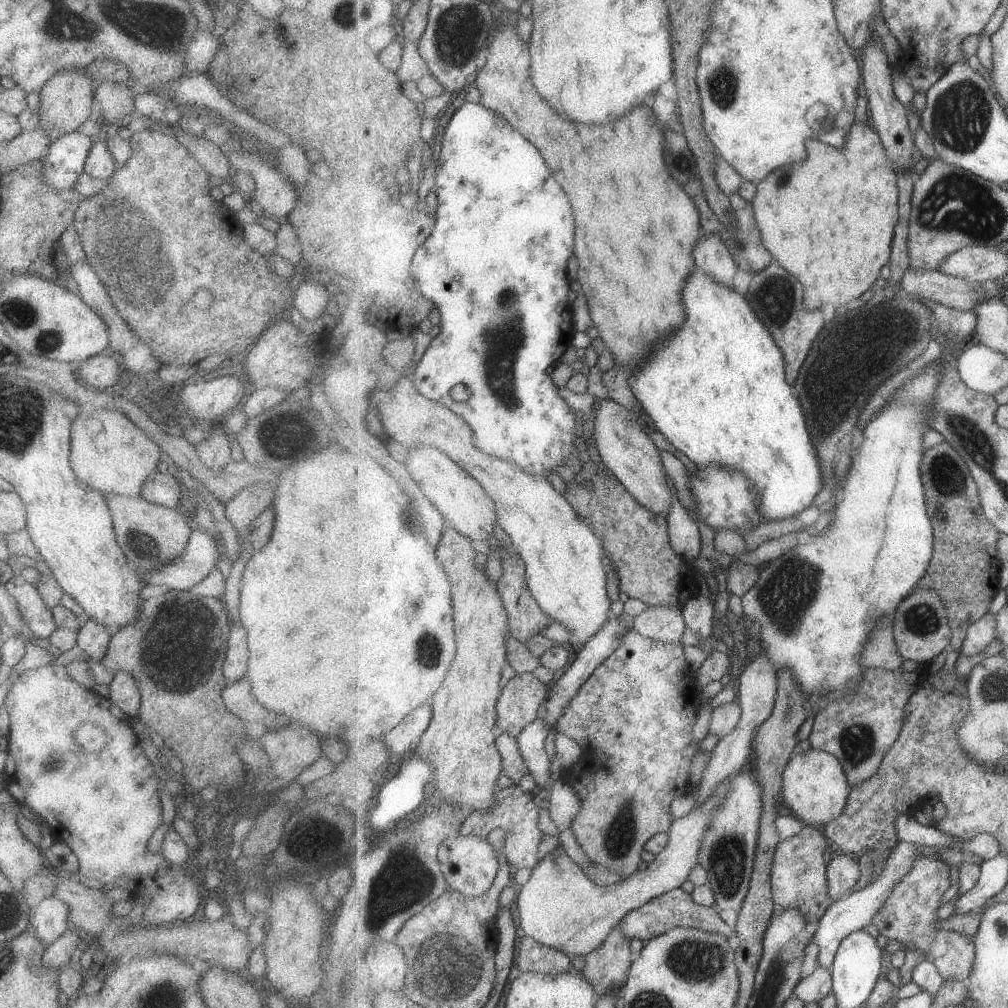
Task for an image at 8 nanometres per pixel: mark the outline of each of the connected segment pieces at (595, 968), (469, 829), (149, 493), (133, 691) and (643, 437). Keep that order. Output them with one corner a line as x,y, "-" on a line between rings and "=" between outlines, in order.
617,926
603,942
603,946
583,957
584,966
581,972
598,994
621,988
627,983
634,959
629,948
631,940
=
513,785
503,791
497,791
497,804
489,812
477,810
477,812
467,815
458,833
460,835
486,836
495,828
502,829
505,832
503,854
511,866
513,875
521,868
534,870
540,864
537,860
541,859
542,856
537,854
540,854
539,844
545,838
541,828
537,826
537,822
541,820
539,818
539,809
542,806
540,800
540,798
529,796
527,792
523,792
517,785
=
154,471
142,487
140,497
146,502
176,509
179,506
183,489
168,472
=
117,672
108,686
110,702
113,702
125,716
135,717
140,708
140,696
135,678
127,672
=
604,395
599,397
593,409
594,440
602,461
625,485
635,500
654,513
668,516
671,508
679,503
676,502
676,495
671,494
671,488
665,480
667,475
659,456
660,449
645,427
634,419
634,410
627,410

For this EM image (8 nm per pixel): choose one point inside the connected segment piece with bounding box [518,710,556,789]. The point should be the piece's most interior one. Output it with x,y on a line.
533,739

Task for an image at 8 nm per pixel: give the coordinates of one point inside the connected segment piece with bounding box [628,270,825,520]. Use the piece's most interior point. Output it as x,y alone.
717,390

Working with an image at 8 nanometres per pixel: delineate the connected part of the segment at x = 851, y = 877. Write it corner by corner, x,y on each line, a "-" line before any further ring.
845,853
842,856
837,856
828,864
829,886
831,886
831,898
834,902
848,897
851,892
849,888
853,888
861,878
858,861
856,856

